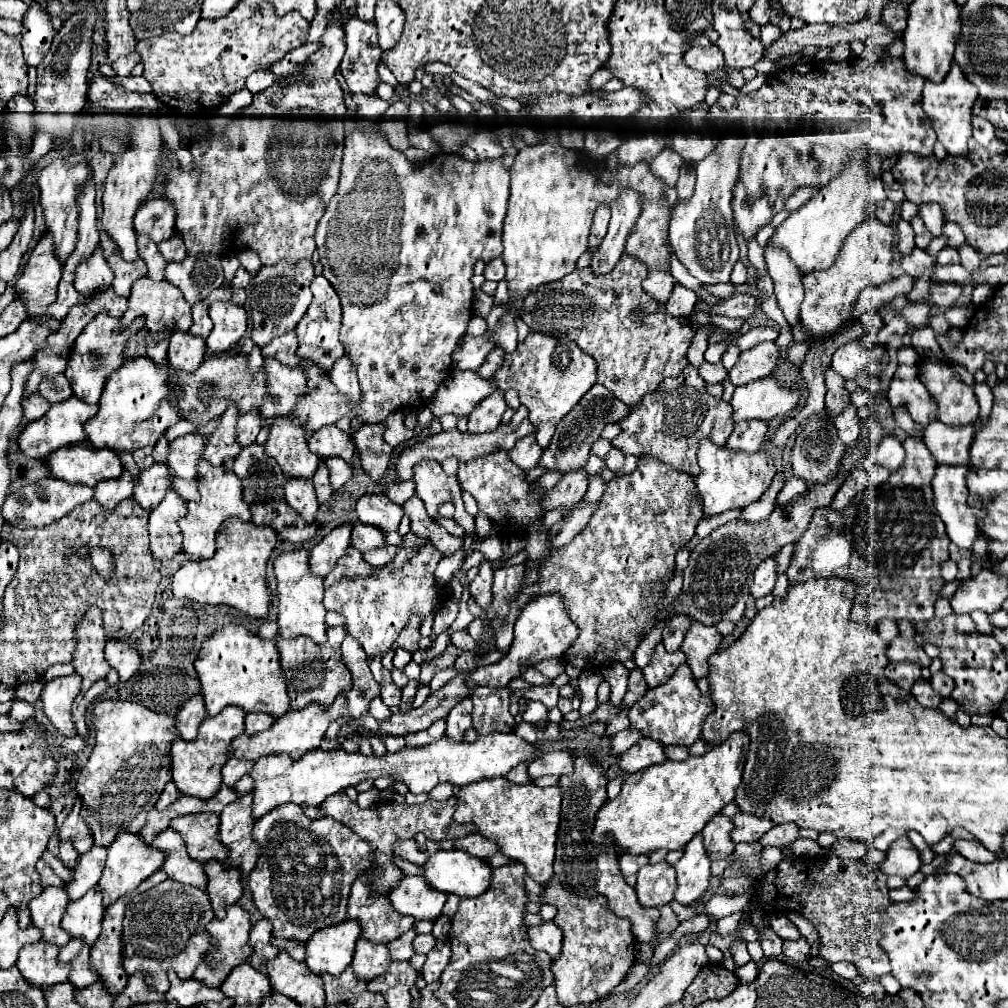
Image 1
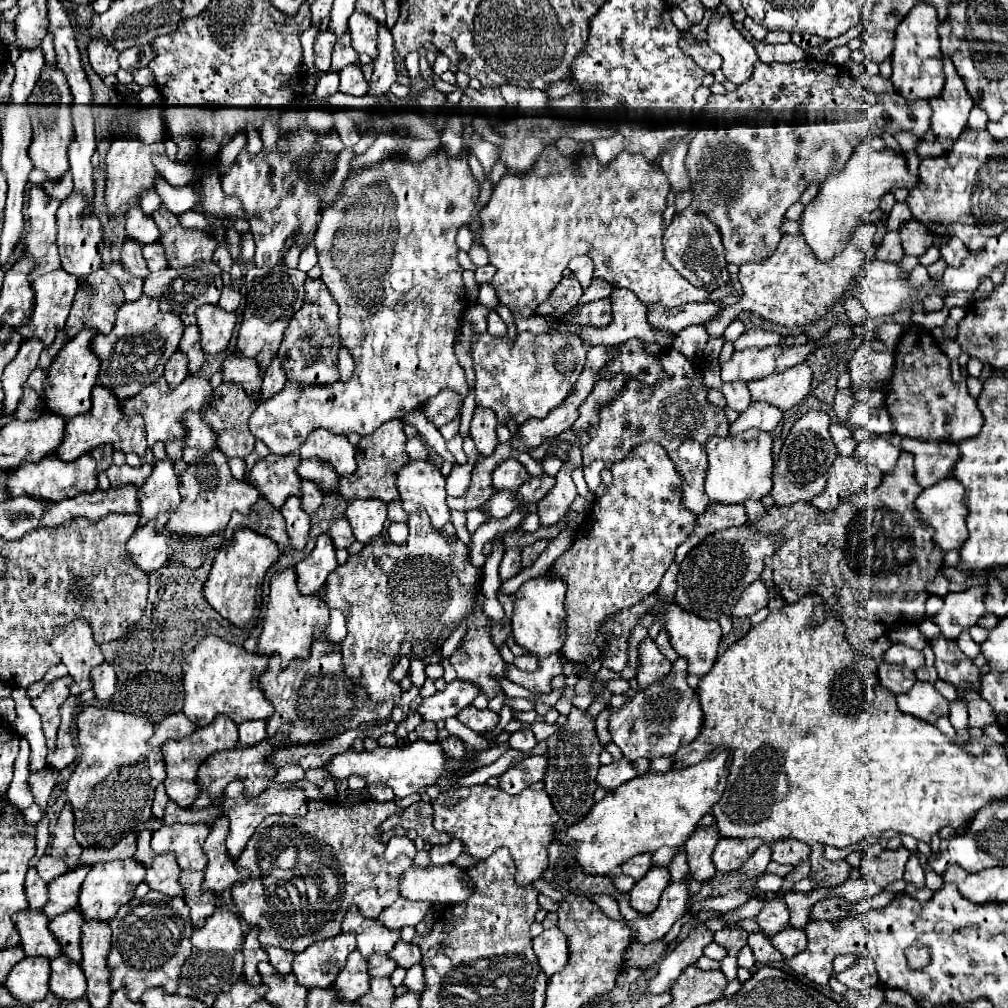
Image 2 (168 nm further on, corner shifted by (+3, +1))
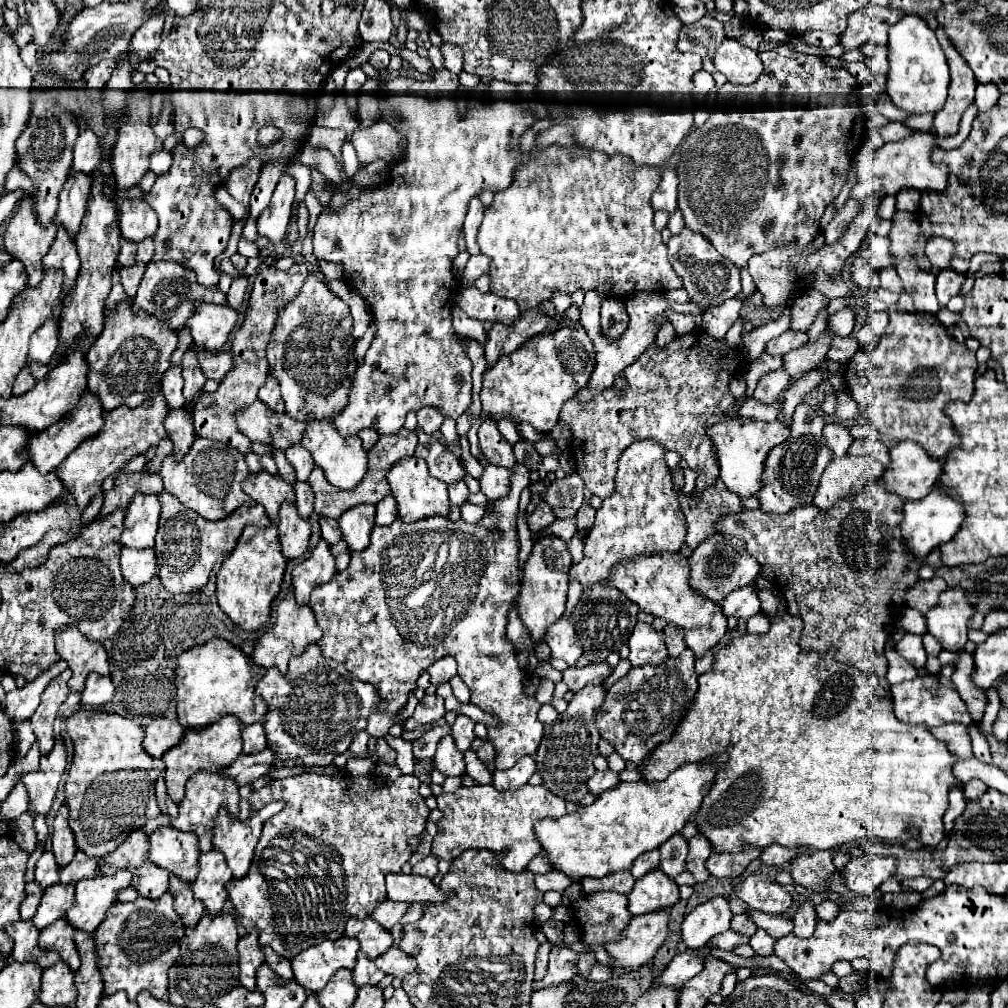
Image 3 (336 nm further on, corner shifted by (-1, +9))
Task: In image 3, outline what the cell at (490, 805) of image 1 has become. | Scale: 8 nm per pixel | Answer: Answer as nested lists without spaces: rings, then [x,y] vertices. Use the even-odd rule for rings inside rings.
[[[472,785],[472,787],[460,787],[454,793],[442,793],[436,797],[438,809],[442,811],[442,819],[438,821],[438,833],[432,843],[432,853],[440,859],[454,859],[466,849],[492,849],[492,851],[504,851],[508,849],[508,855],[502,859],[502,867],[514,873],[520,873],[528,867],[528,863],[542,853],[542,845],[536,839],[534,833],[534,821],[538,819],[560,819],[566,813],[566,803],[558,795],[550,793],[544,785],[524,785],[516,791],[496,791],[494,785]]]

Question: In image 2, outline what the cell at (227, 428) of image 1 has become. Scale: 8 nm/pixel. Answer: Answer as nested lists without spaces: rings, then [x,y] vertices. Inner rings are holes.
[[[188,411],[188,415],[184,415],[184,429],[186,429],[186,443],[182,455],[184,463],[190,463],[196,457],[216,449],[216,433],[200,419],[198,411]]]

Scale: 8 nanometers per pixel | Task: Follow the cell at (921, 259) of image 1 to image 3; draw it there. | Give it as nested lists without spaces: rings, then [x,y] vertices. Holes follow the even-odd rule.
[[[864,257],[854,259],[854,263],[852,263],[852,281],[856,281],[862,289],[868,289],[868,291],[876,291],[880,287],[878,271],[872,269],[868,259],[864,259]]]

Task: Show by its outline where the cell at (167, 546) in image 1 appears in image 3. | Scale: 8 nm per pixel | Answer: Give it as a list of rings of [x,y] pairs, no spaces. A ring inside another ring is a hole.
[[[122,547],[122,557],[120,557],[120,569],[122,575],[128,583],[134,587],[148,583],[156,573],[158,573],[158,563],[156,563],[156,553],[154,547],[146,549],[130,549]]]

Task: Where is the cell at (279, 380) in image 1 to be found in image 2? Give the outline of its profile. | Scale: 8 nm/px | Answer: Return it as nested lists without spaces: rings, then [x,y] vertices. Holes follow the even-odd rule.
[[[228,355],[222,363],[222,381],[240,383],[246,389],[246,393],[260,403],[262,373],[254,359],[240,357],[240,355]]]

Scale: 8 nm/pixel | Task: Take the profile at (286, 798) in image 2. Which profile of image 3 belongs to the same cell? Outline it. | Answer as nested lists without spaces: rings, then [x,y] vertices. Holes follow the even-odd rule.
[[[272,801],[246,821],[240,821],[232,819],[232,815],[224,807],[220,809],[214,821],[214,847],[218,847],[226,855],[226,863],[236,879],[244,877],[252,863],[254,847],[260,839],[264,821],[278,811],[282,811],[282,801]]]

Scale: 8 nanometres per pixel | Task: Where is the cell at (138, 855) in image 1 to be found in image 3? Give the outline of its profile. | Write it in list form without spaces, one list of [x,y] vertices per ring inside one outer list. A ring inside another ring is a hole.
[[[120,869],[114,875],[96,875],[90,879],[80,879],[76,883],[76,901],[68,909],[66,919],[84,931],[96,931],[96,927],[106,919],[108,909],[116,903],[122,889],[130,887],[132,873]]]

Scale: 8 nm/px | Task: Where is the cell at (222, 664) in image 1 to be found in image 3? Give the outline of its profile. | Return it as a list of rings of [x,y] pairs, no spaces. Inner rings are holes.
[[[210,639],[204,645],[196,645],[178,657],[176,669],[176,701],[178,721],[184,727],[202,729],[216,723],[222,715],[236,715],[242,725],[264,721],[268,705],[254,693],[258,679],[264,675],[264,667],[258,667],[242,649],[234,647],[226,639]]]

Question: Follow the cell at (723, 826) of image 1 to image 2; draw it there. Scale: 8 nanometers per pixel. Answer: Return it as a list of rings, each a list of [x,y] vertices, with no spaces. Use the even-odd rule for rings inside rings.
[[[704,827],[704,829],[696,829],[686,845],[684,845],[684,851],[686,851],[686,857],[688,857],[688,867],[690,867],[690,875],[696,879],[696,881],[708,881],[716,869],[714,869],[714,863],[712,863],[712,851],[718,843],[718,833],[716,833],[716,827]]]

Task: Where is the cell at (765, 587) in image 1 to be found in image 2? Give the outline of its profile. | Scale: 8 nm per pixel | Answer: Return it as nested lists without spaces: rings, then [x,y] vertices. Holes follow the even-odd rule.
[[[754,581],[738,599],[736,607],[732,609],[732,617],[750,617],[758,609],[768,605],[768,591],[762,581]]]

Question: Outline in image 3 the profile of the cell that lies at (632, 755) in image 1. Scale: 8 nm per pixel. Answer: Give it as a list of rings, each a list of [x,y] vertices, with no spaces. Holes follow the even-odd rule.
[[[608,769],[608,771],[596,771],[592,775],[592,779],[588,779],[588,791],[600,795],[600,793],[616,787],[618,783],[620,783],[620,773],[612,771],[612,769]]]

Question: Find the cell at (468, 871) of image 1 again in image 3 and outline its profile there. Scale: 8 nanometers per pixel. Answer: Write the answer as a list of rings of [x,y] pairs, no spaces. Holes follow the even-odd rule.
[[[390,873],[386,877],[388,899],[406,901],[406,903],[440,903],[454,895],[452,891],[440,891],[440,887],[426,875],[414,873]]]

